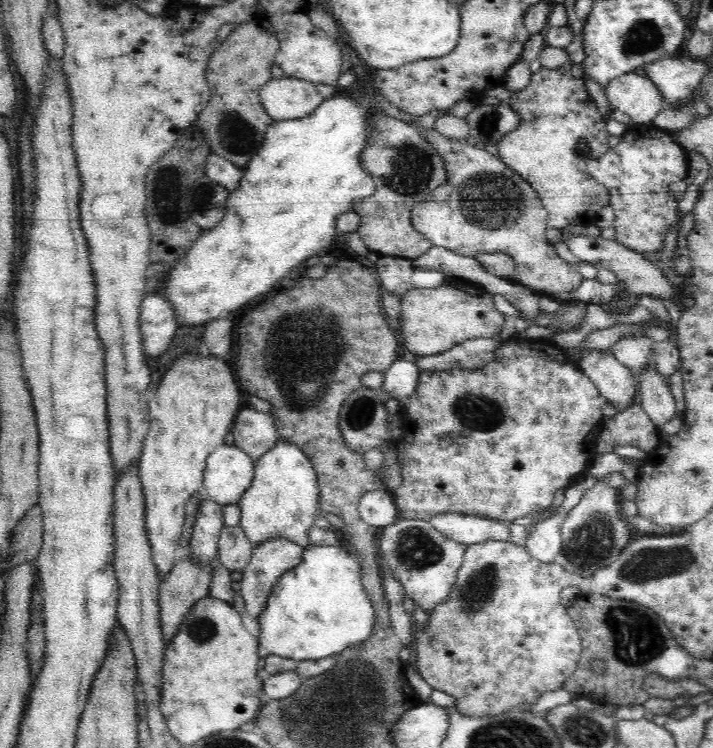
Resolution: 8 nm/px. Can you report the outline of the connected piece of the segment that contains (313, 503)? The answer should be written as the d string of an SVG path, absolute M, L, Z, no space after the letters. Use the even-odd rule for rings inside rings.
M278 440L272 450L255 460L255 474L250 488L238 500L240 526L254 546L270 538L285 538L294 544L310 543L308 530L320 512L320 489L310 459L295 444Z

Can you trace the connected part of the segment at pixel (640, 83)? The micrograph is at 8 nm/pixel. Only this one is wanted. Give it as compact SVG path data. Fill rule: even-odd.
M634 72L610 80L605 94L613 108L627 114L636 125L652 124L665 107L660 89L649 78Z

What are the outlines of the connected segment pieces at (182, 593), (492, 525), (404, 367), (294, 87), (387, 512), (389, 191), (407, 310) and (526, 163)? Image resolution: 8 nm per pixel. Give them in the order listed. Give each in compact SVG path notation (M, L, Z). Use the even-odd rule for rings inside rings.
M191 558L181 563L174 564L172 570L162 578L159 586L159 607L160 620L163 641L165 644L170 644L172 638L178 634L180 624L186 620L188 612L192 610L192 606L202 600L202 598L209 596L211 574L213 568L210 564L201 564L201 562L193 562Z
M442 512L434 514L430 523L448 538L473 545L486 541L510 542L510 529L505 521L496 521L478 515Z
M396 359L384 372L384 384L381 390L385 396L395 399L410 398L416 392L418 374L420 374L420 368L415 362Z
M283 76L262 85L259 99L264 110L275 121L281 121L310 114L325 98L318 93L316 83Z
M389 490L364 493L359 500L358 510L364 522L378 528L394 524L399 515L399 510Z
M436 110L409 123L378 114L372 118L372 122L368 122L372 132L366 149L362 150L360 163L369 174L370 183L377 186L377 192L372 197L357 199L353 212L361 219L358 236L366 242L373 257L394 256L414 260L432 249L432 242L412 227L410 216L414 205L426 201L434 190L447 182L444 161L422 131L435 130L434 122L444 112Z
M461 279L447 280L444 285L436 288L411 287L402 296L401 307L401 328L402 333L404 333L404 344L401 348L409 350L417 356L432 356L432 354L438 354L438 352L446 352L446 350L454 348L454 346L465 340L475 338L498 340L498 336L506 322L505 315L496 309L492 301L492 293Z
M569 60L556 69L541 67L531 76L530 84L526 88L512 94L507 103L520 115L520 126L504 134L504 138L497 144L501 161L526 179L538 194L540 203L548 212L547 225L560 230L570 224L586 223L602 208L610 205L609 191L591 178L587 171L587 162L600 158L610 150L608 138L612 136L606 131L606 122L588 93L584 78L574 77L570 71L571 66L572 62Z

